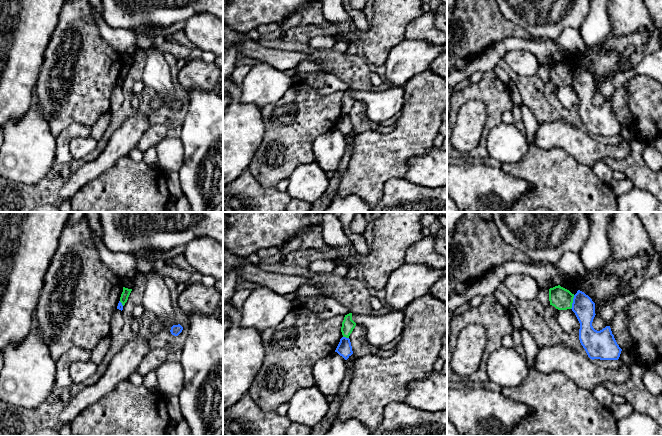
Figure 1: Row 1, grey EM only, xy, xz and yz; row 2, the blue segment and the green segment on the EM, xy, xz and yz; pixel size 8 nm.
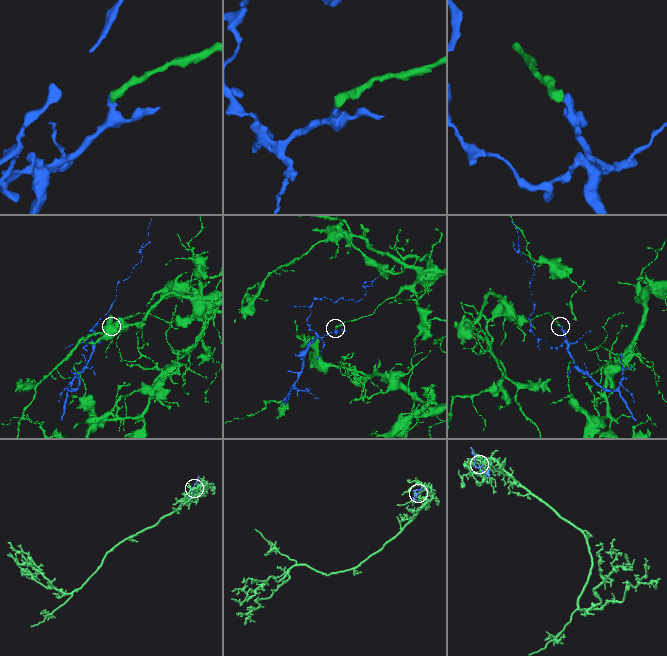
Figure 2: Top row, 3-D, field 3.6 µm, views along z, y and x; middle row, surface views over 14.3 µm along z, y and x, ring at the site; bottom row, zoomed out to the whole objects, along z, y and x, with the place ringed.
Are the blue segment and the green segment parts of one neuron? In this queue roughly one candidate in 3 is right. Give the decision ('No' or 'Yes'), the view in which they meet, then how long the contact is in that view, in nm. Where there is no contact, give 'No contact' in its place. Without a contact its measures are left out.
No. Touches blue in yz. Shared border 120 nm

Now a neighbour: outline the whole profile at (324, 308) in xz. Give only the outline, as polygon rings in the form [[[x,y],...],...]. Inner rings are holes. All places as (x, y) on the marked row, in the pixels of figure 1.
[[[298,296],[293,301],[294,307],[304,307],[322,319],[329,319],[336,315],[346,315],[348,309],[336,300],[325,297]]]

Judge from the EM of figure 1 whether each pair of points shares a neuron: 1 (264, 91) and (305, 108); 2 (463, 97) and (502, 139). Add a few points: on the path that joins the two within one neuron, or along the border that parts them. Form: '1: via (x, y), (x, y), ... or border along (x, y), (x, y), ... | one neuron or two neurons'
1: border along (294, 83), (278, 100), (268, 103), (261, 108) | two neurons
2: border along (501, 122), (487, 136), (487, 152) | two neurons

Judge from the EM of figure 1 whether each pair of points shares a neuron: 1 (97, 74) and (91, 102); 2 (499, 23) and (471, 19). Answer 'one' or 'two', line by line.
1: one
2: one

